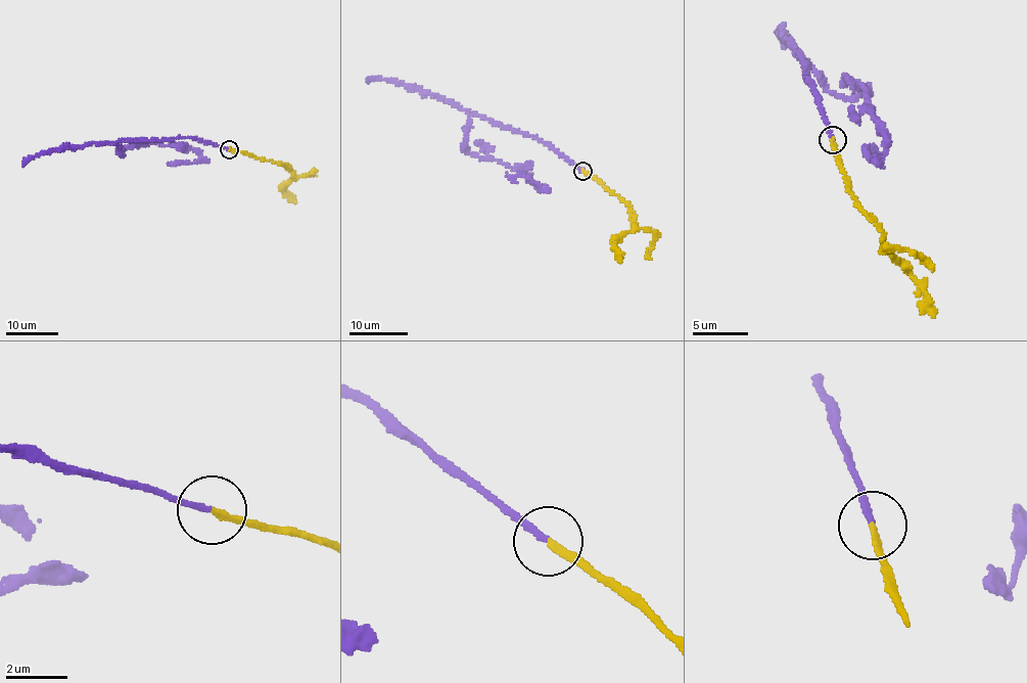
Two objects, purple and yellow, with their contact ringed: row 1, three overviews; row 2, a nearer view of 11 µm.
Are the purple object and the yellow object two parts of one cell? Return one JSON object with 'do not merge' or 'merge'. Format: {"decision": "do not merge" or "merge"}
{"decision": "merge"}

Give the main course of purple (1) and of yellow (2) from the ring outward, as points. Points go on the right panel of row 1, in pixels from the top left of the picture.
1: (833, 140), (798, 52), (830, 91), (853, 98), (866, 87), (884, 137), (881, 156), (873, 149)
2: (833, 140), (846, 188), (864, 214), (872, 217), (887, 254), (916, 280), (934, 317)

